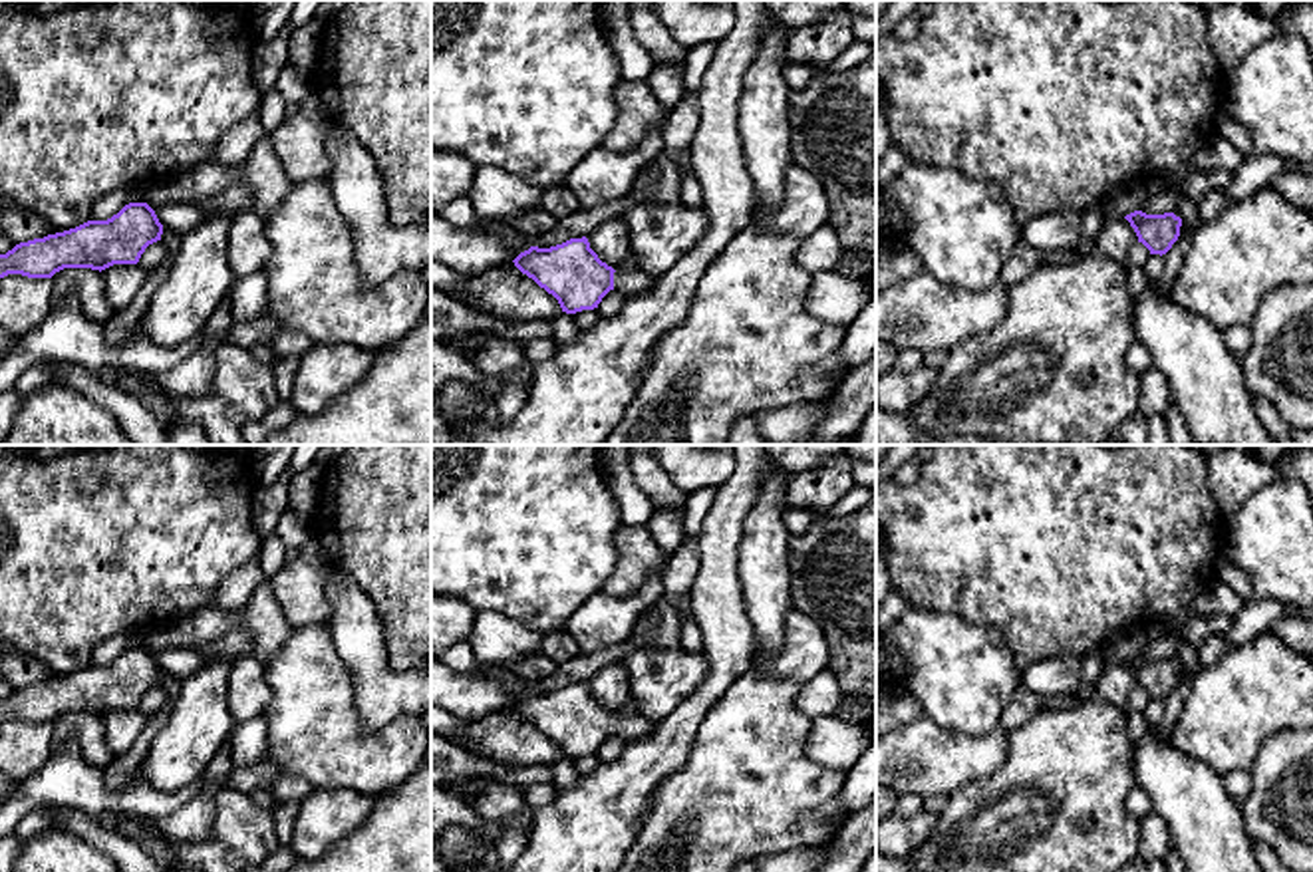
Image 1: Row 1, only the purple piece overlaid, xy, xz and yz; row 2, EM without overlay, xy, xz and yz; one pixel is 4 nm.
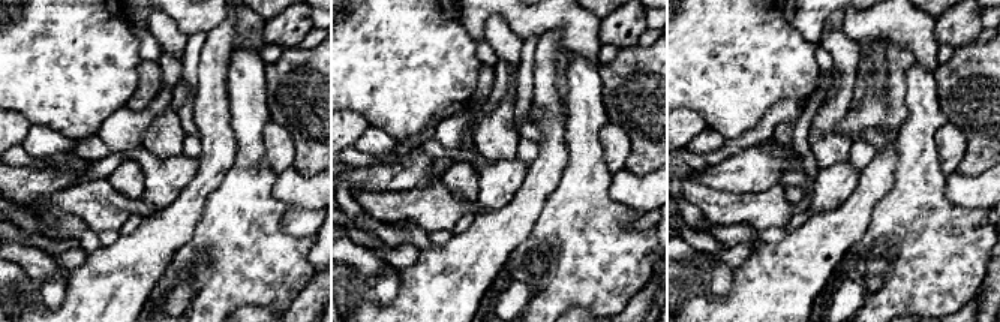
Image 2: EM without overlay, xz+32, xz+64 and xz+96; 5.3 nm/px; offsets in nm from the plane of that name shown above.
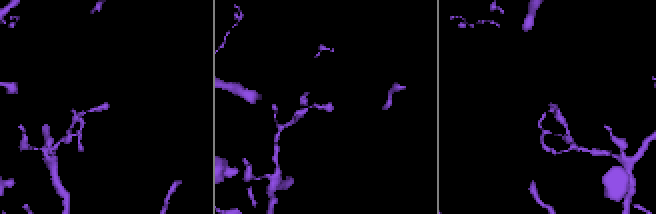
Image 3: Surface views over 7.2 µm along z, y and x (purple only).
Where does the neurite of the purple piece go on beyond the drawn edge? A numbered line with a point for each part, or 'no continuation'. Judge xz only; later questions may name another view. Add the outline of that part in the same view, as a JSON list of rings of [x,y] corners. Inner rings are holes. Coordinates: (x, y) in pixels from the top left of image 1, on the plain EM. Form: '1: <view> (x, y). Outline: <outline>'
1: xz (630, 727). Outline: [[[642,715],[614,717],[614,735],[620,735],[626,743],[648,737],[656,727],[656,721]]]

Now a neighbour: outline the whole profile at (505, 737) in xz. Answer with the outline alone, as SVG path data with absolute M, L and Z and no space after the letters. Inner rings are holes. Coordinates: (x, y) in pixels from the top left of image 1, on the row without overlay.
M512 705L483 719L463 721L467 751L505 769L548 767L562 757L558 745L522 719Z

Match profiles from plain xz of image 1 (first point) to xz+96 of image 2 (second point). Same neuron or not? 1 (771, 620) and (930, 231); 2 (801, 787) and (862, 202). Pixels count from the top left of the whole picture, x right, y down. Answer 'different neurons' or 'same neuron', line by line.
1: same neuron
2: different neurons

